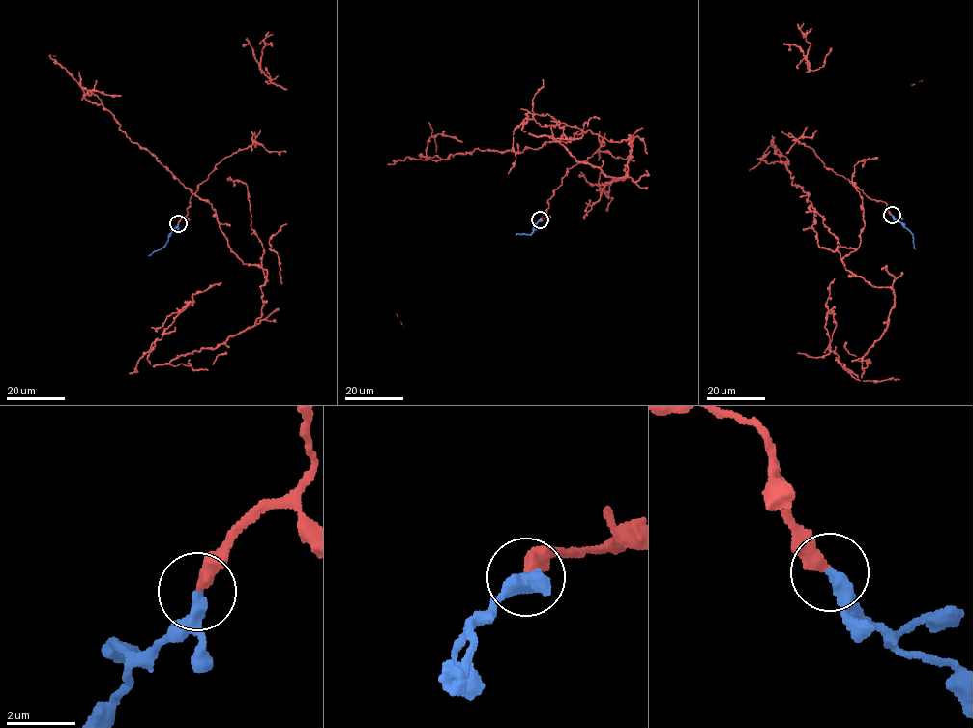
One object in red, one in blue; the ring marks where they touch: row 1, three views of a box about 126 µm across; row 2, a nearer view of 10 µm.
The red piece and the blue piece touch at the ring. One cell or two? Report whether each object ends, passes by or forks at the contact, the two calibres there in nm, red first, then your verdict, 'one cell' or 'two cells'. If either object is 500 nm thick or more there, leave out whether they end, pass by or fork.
red ends there; blue ends there; 360 nm thick on the red side, 400 nm on the other; two cells

